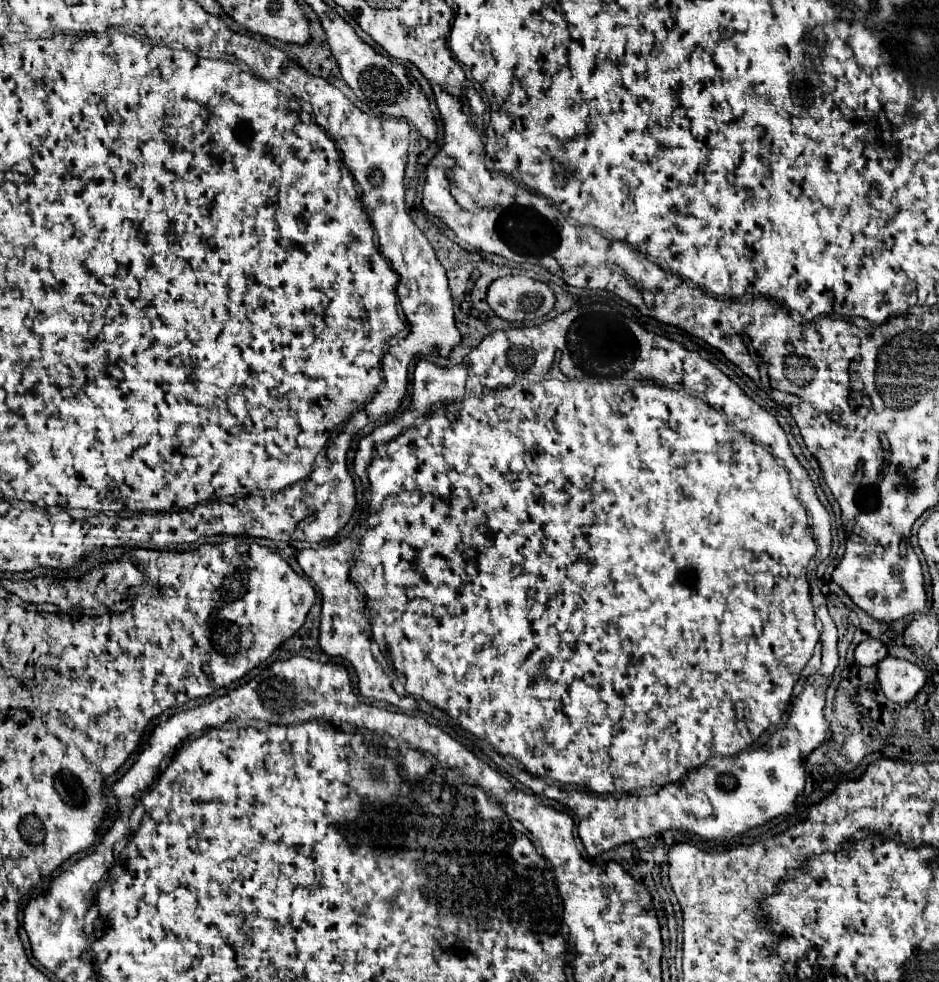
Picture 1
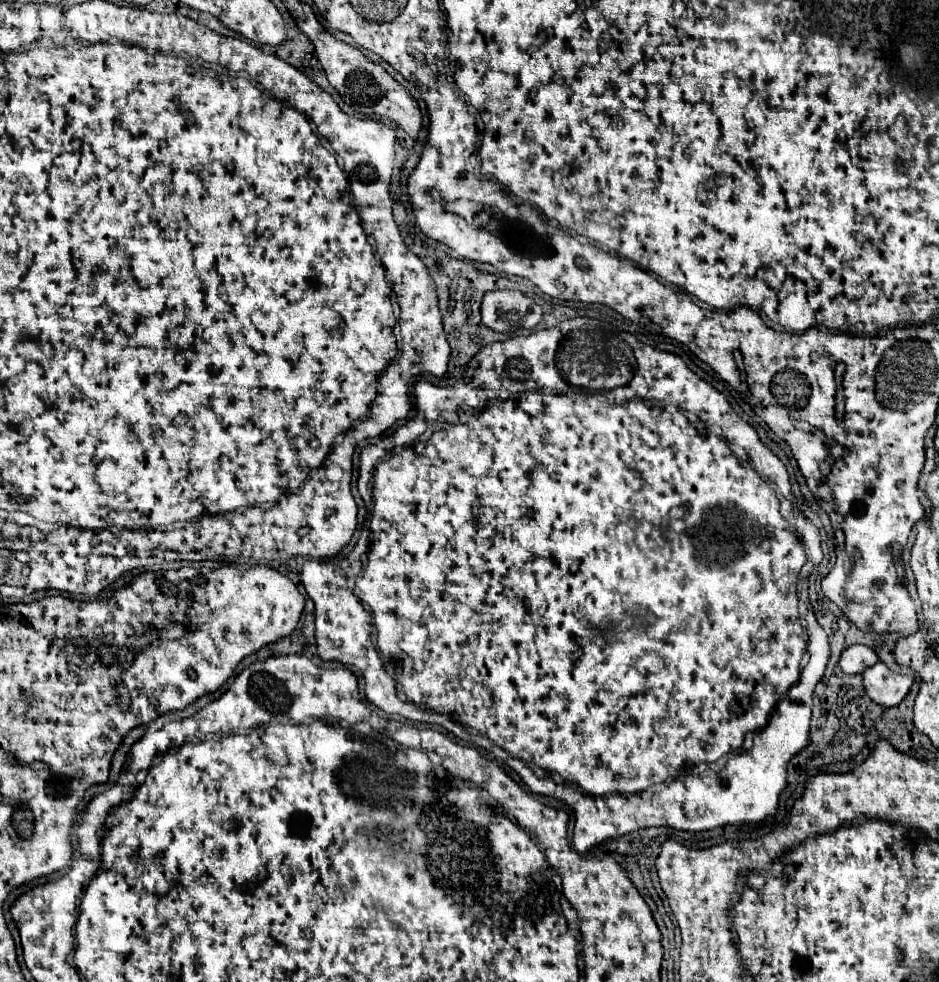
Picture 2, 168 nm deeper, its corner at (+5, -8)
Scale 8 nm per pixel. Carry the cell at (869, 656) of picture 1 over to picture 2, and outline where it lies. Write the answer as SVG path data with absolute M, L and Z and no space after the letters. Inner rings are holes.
M854 644L842 652L838 664L846 674L862 674L866 668L870 668L876 662L878 662L878 656L872 648L862 646L862 644Z

